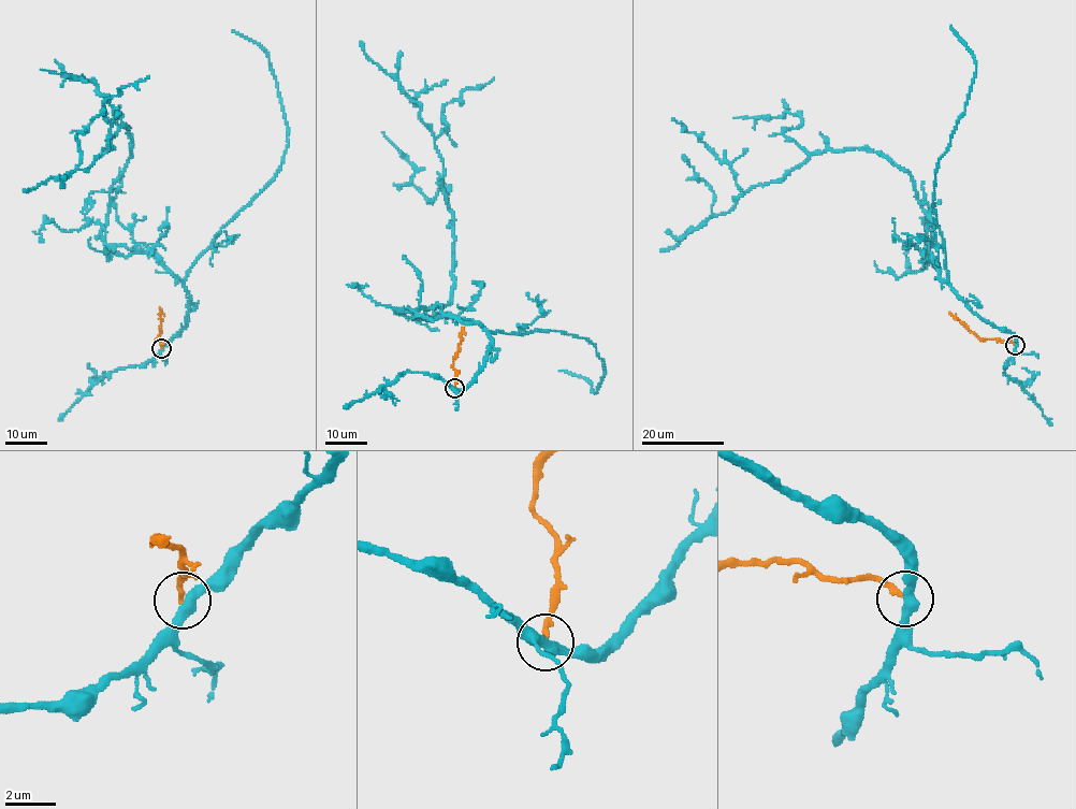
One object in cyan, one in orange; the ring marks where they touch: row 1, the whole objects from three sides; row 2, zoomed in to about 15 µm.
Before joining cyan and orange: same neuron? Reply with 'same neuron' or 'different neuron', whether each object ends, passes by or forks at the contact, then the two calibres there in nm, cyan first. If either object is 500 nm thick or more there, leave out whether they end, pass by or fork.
different neuron; cyan passes by; orange ends; calibres 400 and 220 nm

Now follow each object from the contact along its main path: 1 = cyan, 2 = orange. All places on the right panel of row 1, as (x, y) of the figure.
1: (1015, 345), (940, 277), (913, 179), (884, 156), (814, 152), (714, 216), (714, 193), (684, 154)
2: (1015, 345), (992, 338), (979, 340), (948, 312)

